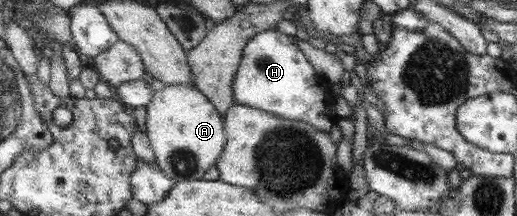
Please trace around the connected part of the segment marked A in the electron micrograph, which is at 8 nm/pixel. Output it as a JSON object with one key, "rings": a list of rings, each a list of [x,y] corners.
{"rings":[[[182,83],[160,85],[146,110],[146,131],[163,173],[176,183],[205,179],[226,147],[224,116],[194,85]]]}

